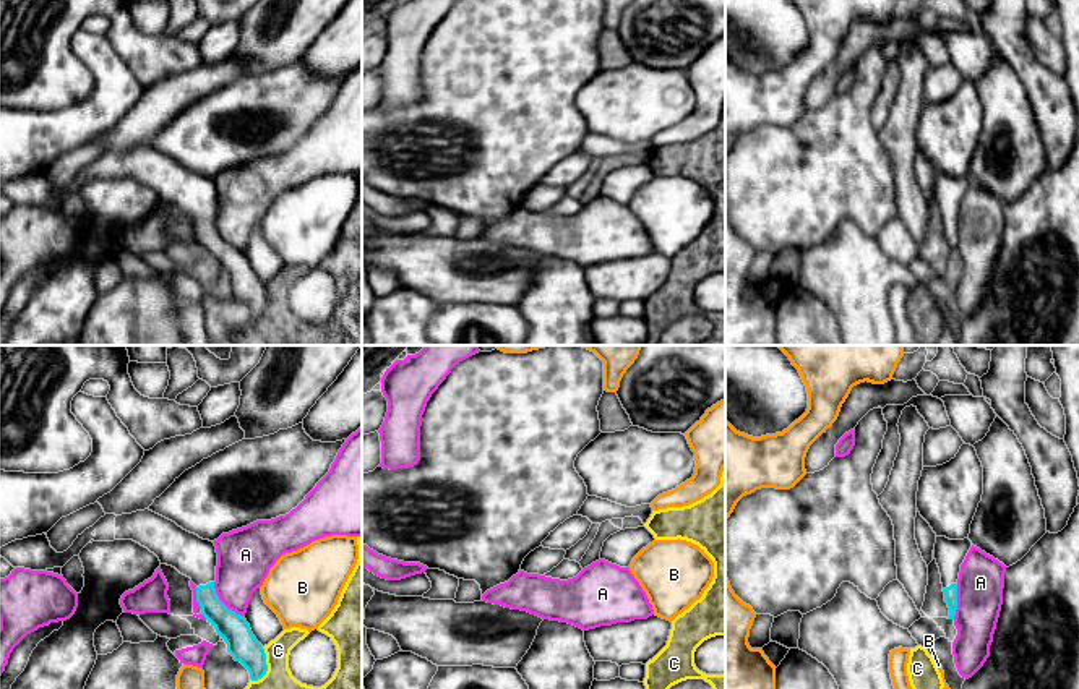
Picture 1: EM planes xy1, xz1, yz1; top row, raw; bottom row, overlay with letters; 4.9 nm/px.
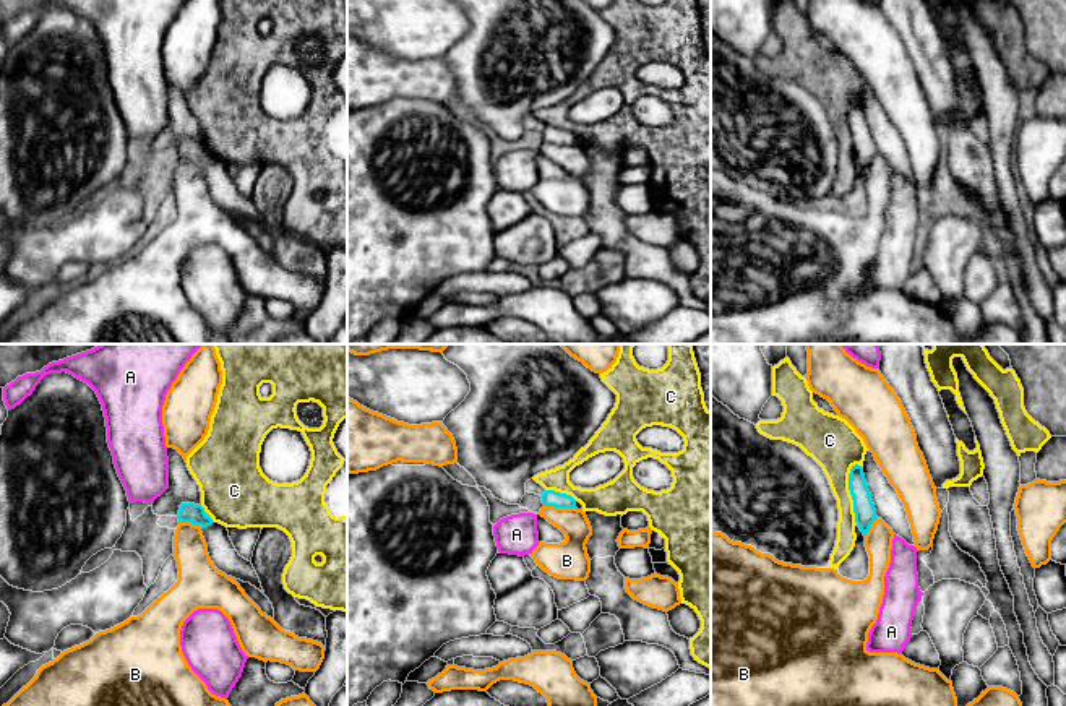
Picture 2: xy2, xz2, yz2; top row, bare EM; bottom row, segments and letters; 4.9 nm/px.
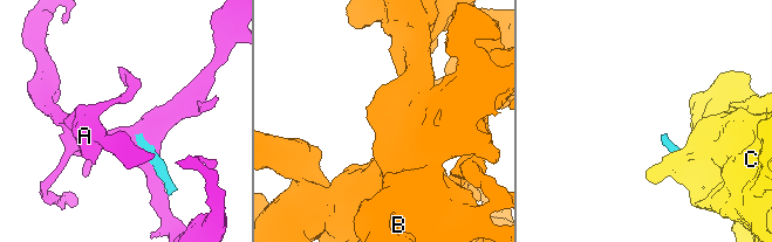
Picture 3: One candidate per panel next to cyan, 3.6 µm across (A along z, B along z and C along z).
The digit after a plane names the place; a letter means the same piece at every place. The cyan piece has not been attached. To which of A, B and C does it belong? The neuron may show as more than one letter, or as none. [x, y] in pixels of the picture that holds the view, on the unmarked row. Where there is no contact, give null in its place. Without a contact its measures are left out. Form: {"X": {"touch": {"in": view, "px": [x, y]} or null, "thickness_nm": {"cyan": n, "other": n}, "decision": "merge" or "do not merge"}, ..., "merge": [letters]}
{"A": {"touch": {"in": "xy1", "px": [221, 239]}, "thickness_nm": {"cyan": 150, "other": 280}, "decision": "do not merge"}, "B": {"touch": {"in": "xz2", "px": [560, 143]}, "thickness_nm": {"cyan": 80, "other": 160}, "decision": "do not merge"}, "C": {"touch": {"in": "yz2", "px": [851, 130]}, "thickness_nm": {"cyan": 110, "other": 240}, "decision": "do not merge"}, "merge": []}

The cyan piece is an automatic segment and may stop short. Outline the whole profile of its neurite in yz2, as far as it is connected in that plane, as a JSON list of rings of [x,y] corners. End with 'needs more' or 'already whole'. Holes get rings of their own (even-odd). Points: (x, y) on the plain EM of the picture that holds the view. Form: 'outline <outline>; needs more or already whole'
outline [[[858,101],[852,102],[850,105],[849,127],[853,136],[855,159],[863,172],[866,172],[878,153],[871,130],[868,127],[868,120],[865,117],[863,104]]]; already whole

